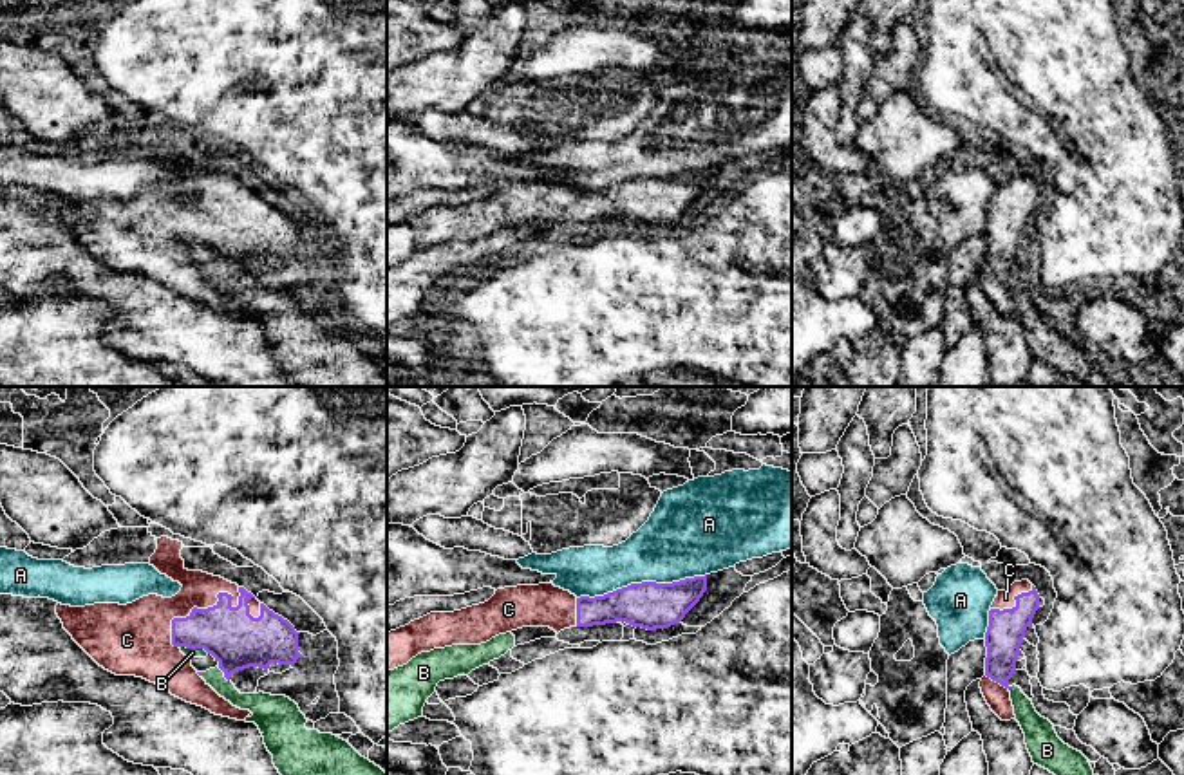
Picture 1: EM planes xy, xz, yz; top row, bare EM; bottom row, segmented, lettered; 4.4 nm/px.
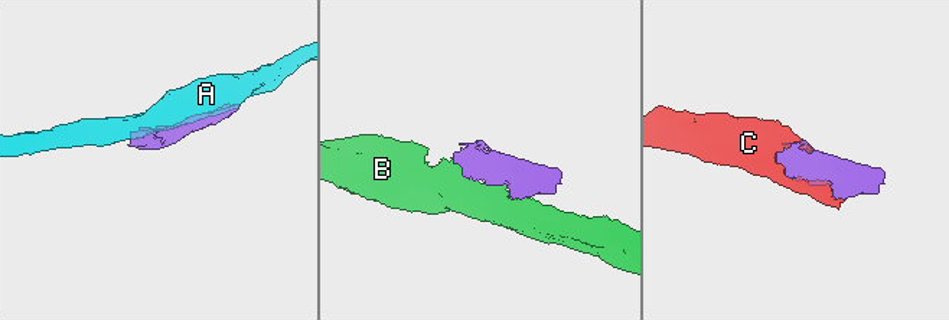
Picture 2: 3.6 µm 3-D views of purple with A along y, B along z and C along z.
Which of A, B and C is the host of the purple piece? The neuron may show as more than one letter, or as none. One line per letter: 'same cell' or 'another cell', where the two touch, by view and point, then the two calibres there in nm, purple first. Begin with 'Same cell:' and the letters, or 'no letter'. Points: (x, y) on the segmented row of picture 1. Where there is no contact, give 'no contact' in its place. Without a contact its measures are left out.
Same cell: C
A: another cell; meets purple in xz at (642, 582); 220 nm thick on the purple side, 340 nm on the other
B: another cell; meets purple in xy at (194, 647); 260 nm thick on the purple side, 50 nm on the other
C: same cell; meets purple in xy at (205, 609); 260 nm thick on the purple side, 190 nm on the other

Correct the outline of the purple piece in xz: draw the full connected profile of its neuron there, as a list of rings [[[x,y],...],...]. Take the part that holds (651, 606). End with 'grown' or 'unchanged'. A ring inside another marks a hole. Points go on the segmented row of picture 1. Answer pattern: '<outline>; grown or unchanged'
[[[707,574],[672,584],[642,582],[604,596],[580,596],[553,584],[497,589],[479,605],[430,612],[387,632],[387,670],[407,665],[421,652],[452,645],[481,645],[522,627],[569,627],[625,621],[647,630],[680,623],[707,591]]]; grown

